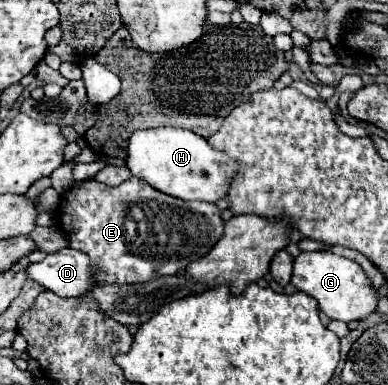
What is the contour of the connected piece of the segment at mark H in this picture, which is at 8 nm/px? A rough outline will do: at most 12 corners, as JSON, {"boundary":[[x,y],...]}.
{"boundary":[[188,129],[130,137],[128,169],[154,189],[216,203],[238,163]]}

